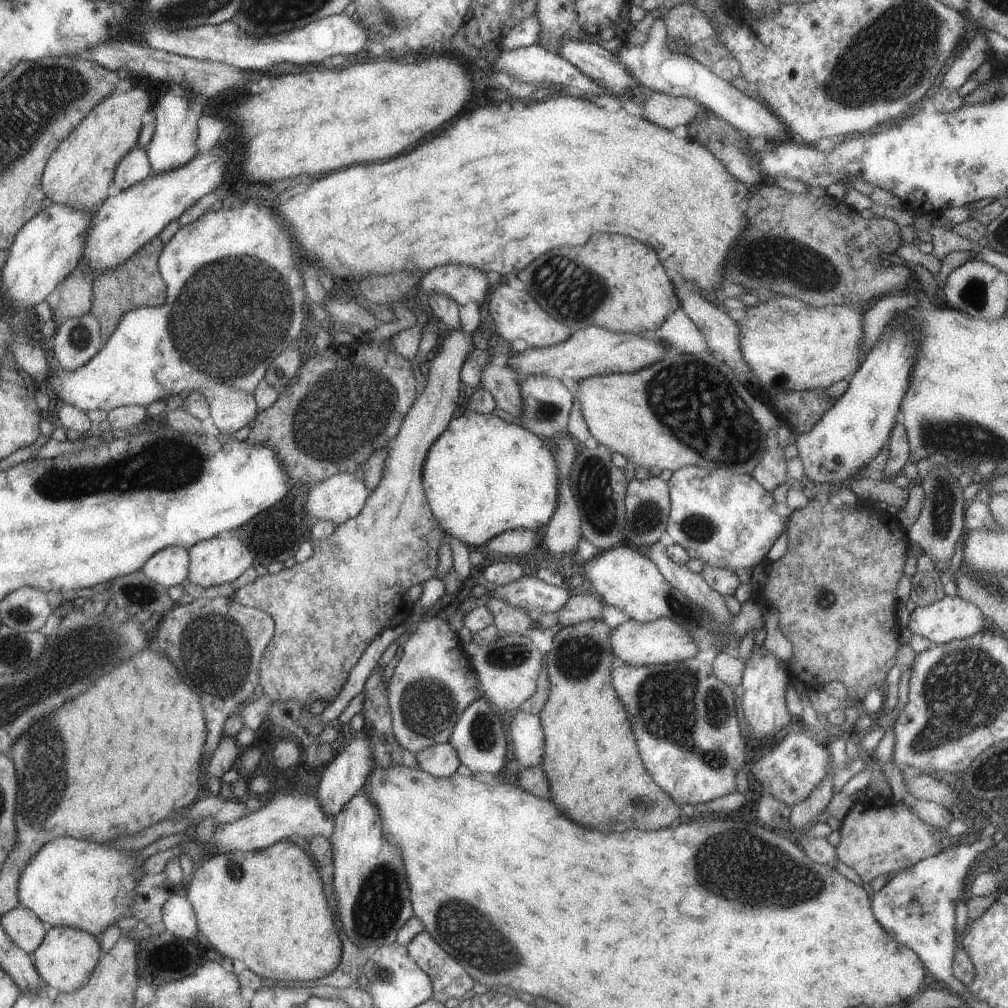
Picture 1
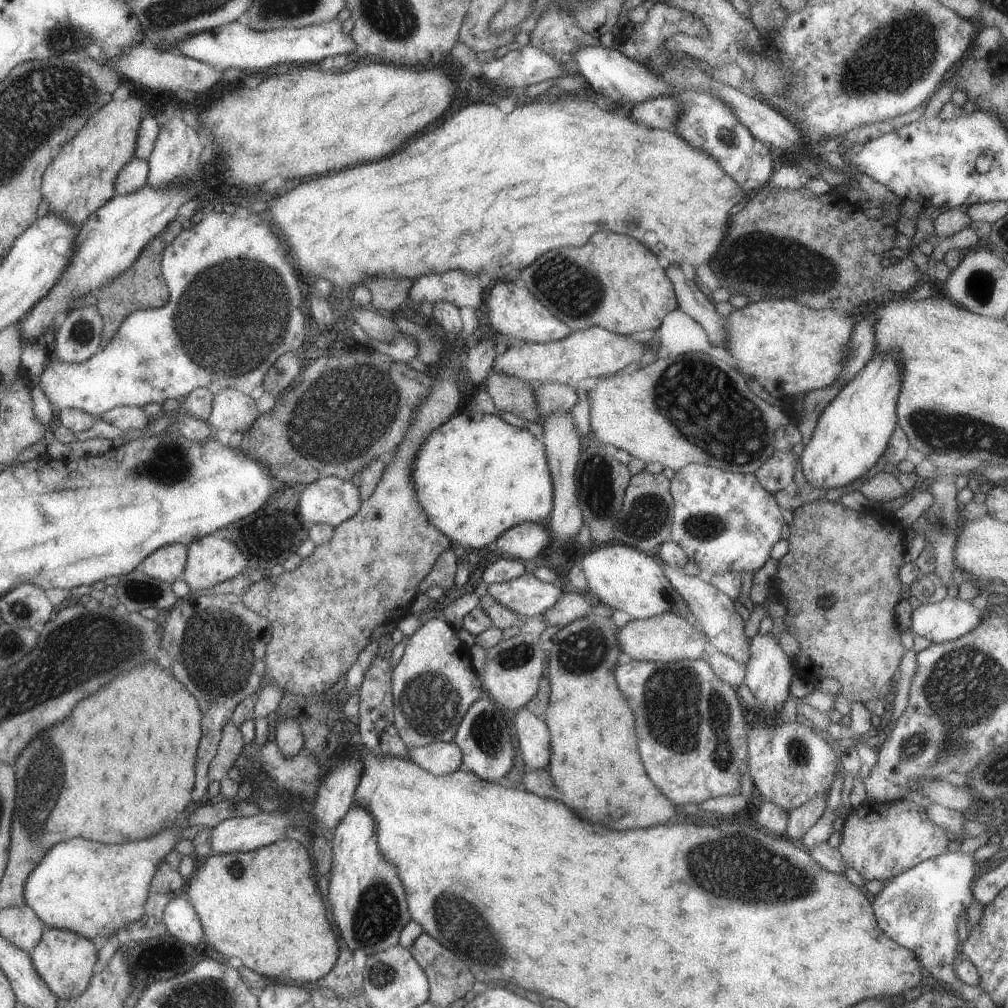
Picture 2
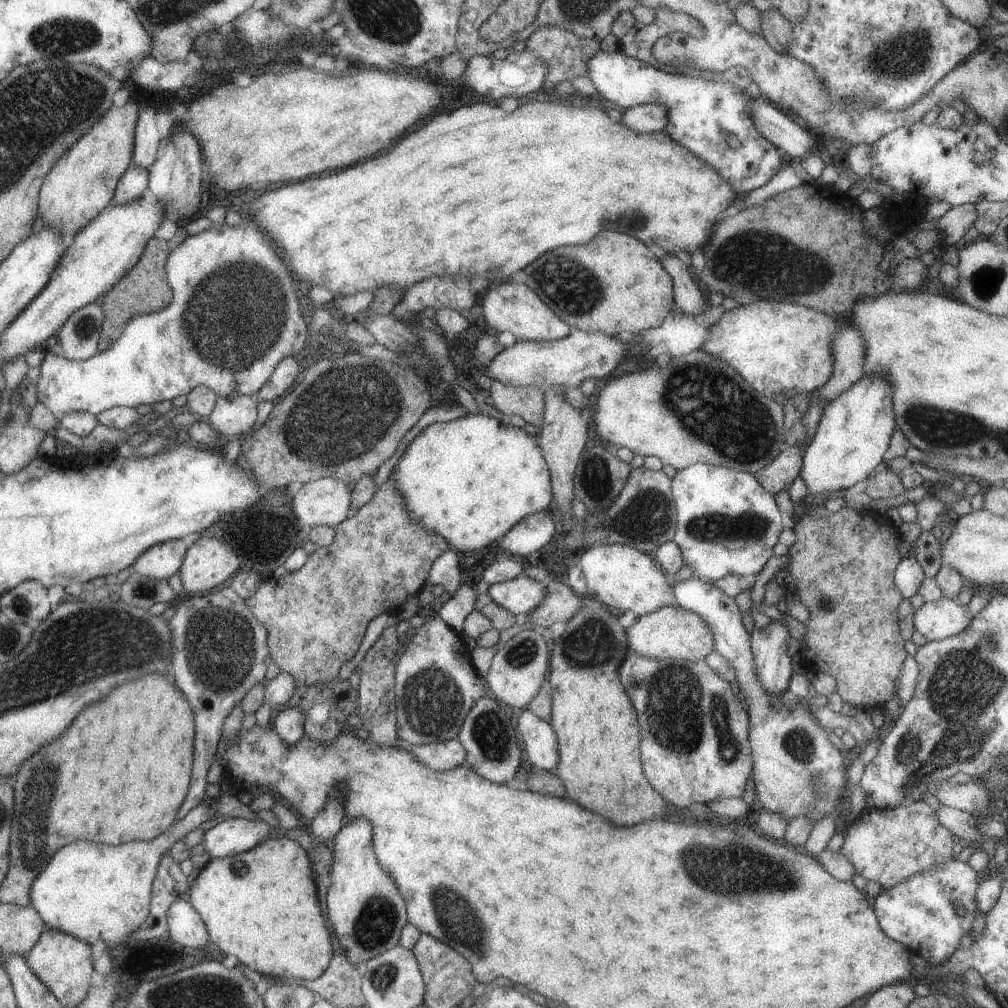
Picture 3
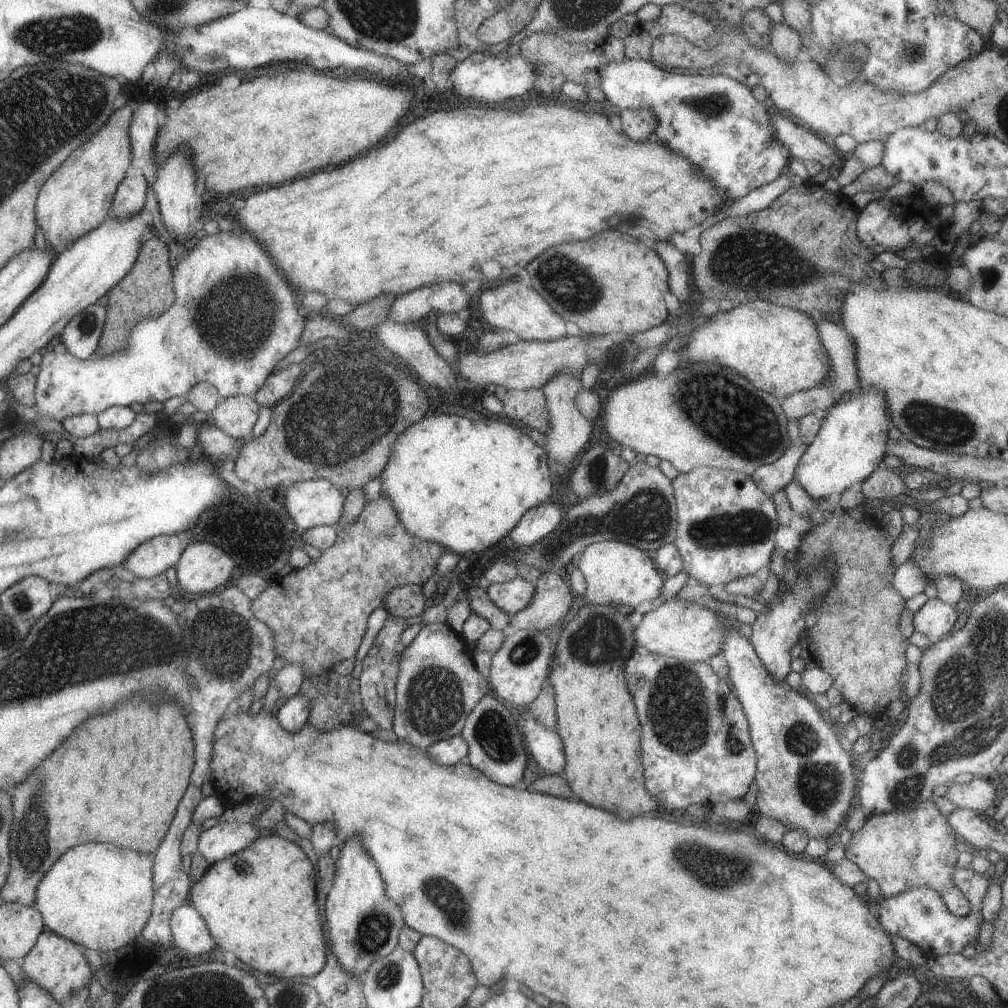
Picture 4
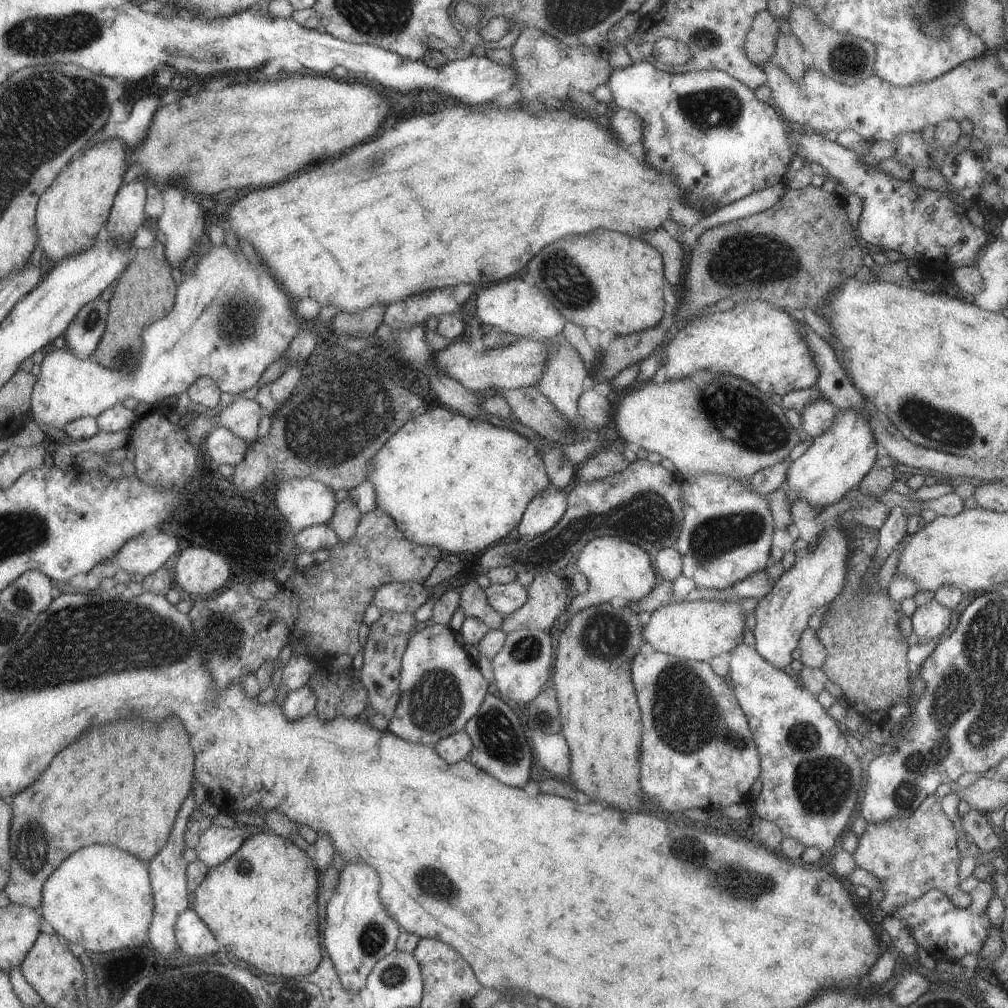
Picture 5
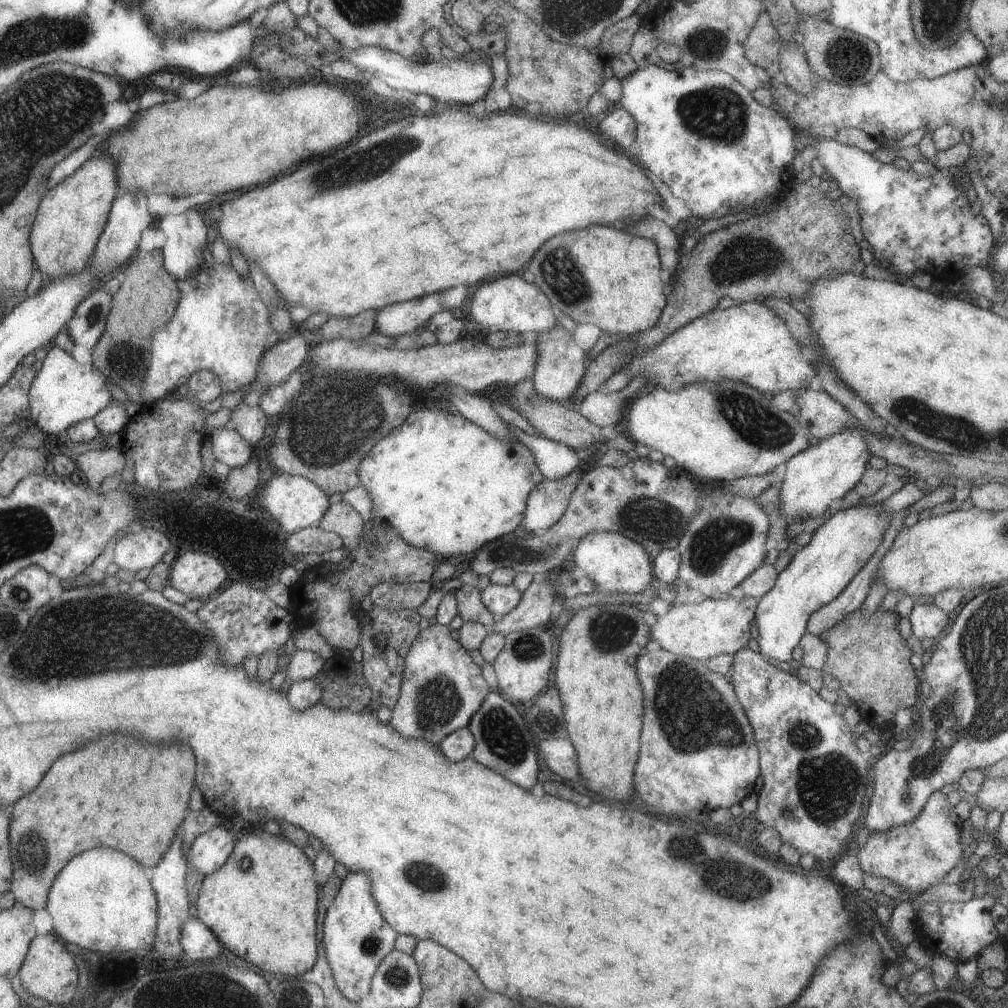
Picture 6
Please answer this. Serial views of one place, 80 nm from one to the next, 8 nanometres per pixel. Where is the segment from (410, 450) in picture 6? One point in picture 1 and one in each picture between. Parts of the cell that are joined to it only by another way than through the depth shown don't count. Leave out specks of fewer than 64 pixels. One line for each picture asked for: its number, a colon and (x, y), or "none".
1: (482, 476)
2: (475, 476)
3: (469, 480)
4: (463, 484)
5: (446, 481)

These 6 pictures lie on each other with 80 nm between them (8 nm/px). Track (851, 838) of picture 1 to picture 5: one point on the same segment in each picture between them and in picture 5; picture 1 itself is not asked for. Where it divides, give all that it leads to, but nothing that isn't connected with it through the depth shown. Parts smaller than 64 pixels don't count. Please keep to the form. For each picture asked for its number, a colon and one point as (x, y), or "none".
2: (879, 841)
3: (887, 846)
4: (912, 848)
5: (910, 856)

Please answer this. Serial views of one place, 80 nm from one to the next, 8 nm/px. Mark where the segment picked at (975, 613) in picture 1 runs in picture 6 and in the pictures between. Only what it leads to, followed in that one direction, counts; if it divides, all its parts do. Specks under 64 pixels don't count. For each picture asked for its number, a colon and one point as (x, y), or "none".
2: (944, 620)
3: (937, 620)
4: (934, 619)
5: (928, 621)
6: (926, 621)

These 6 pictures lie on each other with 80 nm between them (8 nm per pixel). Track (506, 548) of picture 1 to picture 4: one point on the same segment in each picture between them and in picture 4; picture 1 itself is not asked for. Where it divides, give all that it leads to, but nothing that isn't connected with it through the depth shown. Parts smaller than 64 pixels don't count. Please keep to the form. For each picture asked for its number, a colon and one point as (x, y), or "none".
2: (525, 540)
3: (524, 538)
4: (537, 521)

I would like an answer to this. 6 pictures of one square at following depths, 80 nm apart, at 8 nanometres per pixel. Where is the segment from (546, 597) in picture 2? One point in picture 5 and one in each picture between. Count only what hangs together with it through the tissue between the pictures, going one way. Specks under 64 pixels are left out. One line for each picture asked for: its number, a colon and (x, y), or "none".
3: (520, 595)
4: (510, 597)
5: (506, 598)

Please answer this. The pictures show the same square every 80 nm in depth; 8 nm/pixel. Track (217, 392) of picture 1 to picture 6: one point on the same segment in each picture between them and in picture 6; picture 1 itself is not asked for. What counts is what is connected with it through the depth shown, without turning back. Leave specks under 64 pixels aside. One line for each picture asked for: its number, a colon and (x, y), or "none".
2: (231, 410)
3: (234, 415)
4: (235, 416)
5: (241, 417)
6: (250, 422)

